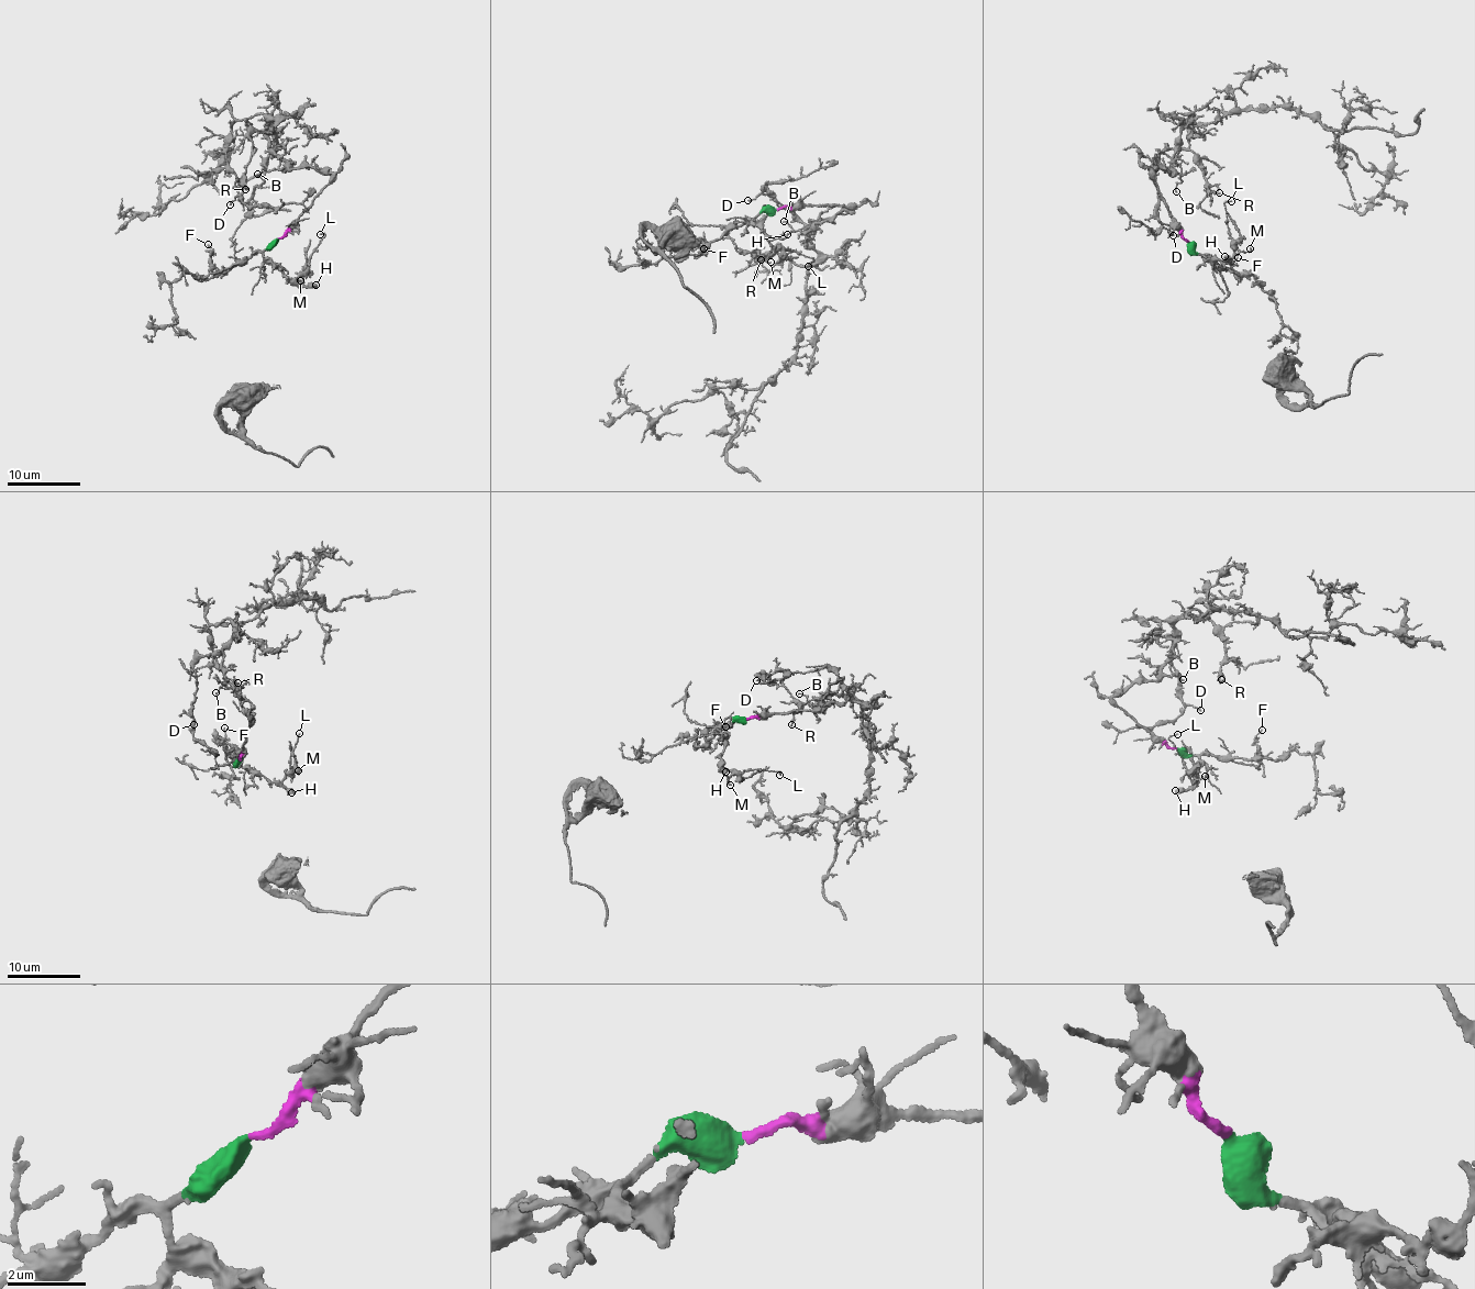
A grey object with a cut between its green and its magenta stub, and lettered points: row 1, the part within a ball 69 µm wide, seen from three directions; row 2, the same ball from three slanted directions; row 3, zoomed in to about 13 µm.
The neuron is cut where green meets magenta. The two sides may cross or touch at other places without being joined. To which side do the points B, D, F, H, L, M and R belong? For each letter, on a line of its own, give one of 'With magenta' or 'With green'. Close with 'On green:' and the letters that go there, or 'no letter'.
B: With magenta
D: With magenta
F: With green
H: With green
L: With green
M: With green
R: With magenta
On green: F, H, L, M

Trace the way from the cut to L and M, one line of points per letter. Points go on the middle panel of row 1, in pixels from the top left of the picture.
L: (775, 210), (767, 210), (754, 220), (755, 226), (773, 245), (812, 258), (807, 266)
M: (775, 210), (767, 210), (754, 220), (775, 248), (767, 260), (771, 263)

